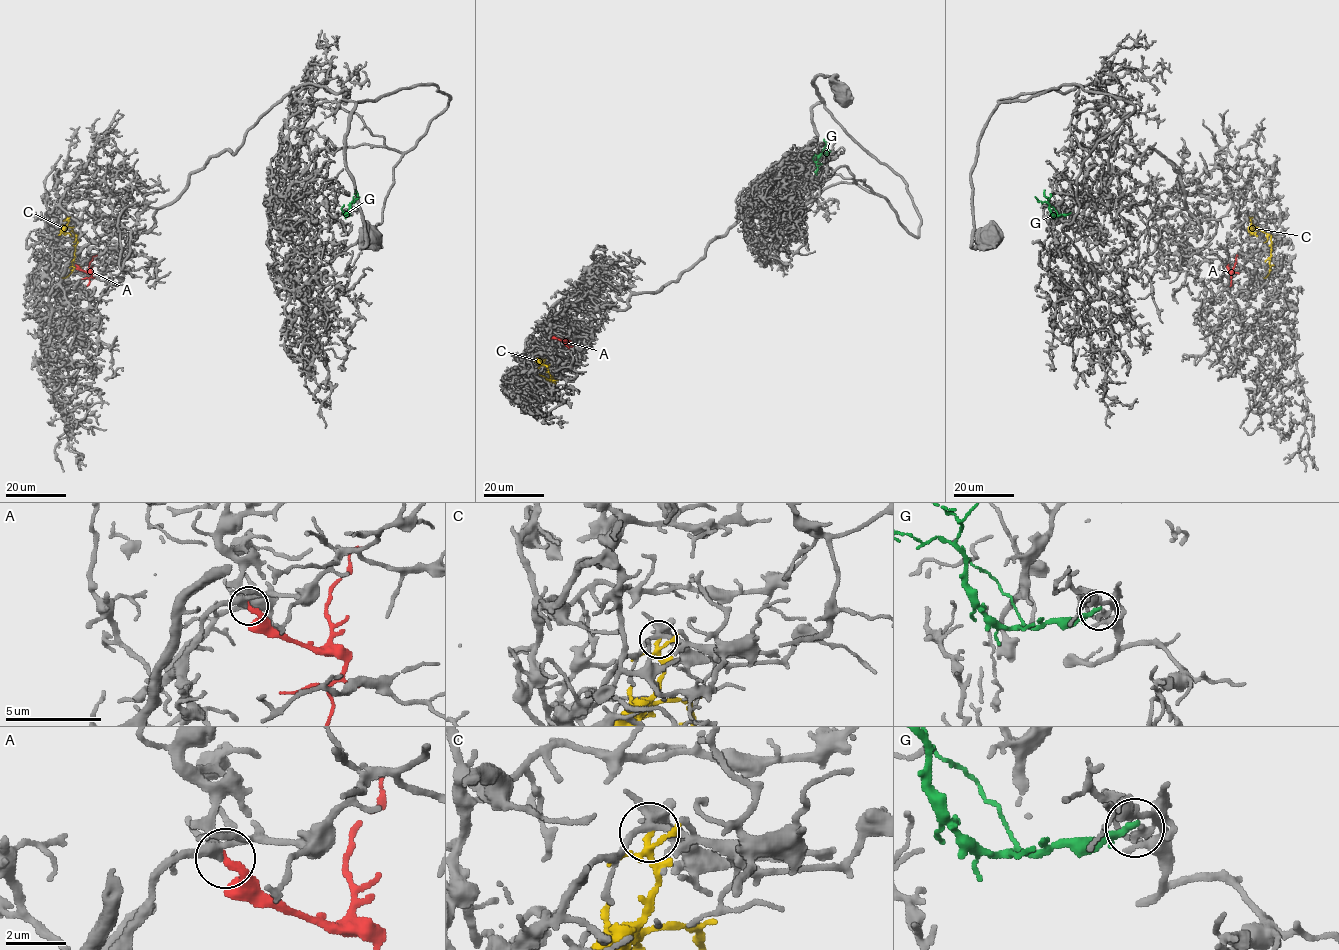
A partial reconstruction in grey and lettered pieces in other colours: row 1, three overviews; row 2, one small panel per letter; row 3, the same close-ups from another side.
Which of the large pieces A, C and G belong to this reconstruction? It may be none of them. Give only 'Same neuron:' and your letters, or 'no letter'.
Same neuron: A

